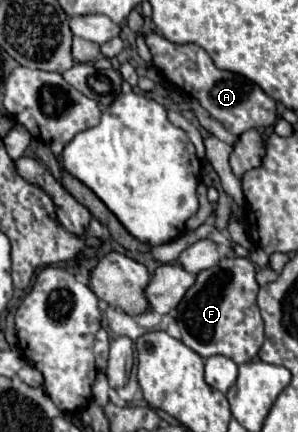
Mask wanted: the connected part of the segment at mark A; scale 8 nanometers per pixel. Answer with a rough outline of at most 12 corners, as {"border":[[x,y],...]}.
{"border":[[145,34],[153,66],[231,134],[267,128],[277,106],[195,44]]}

